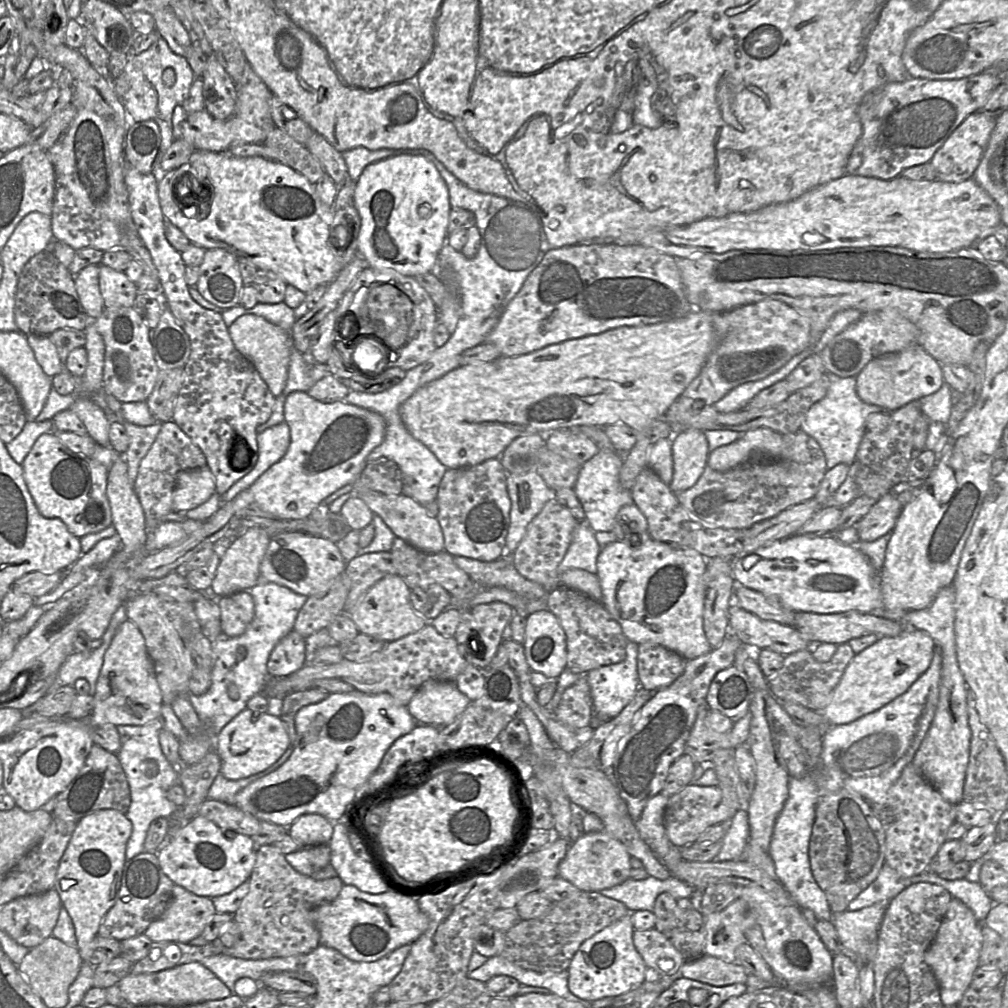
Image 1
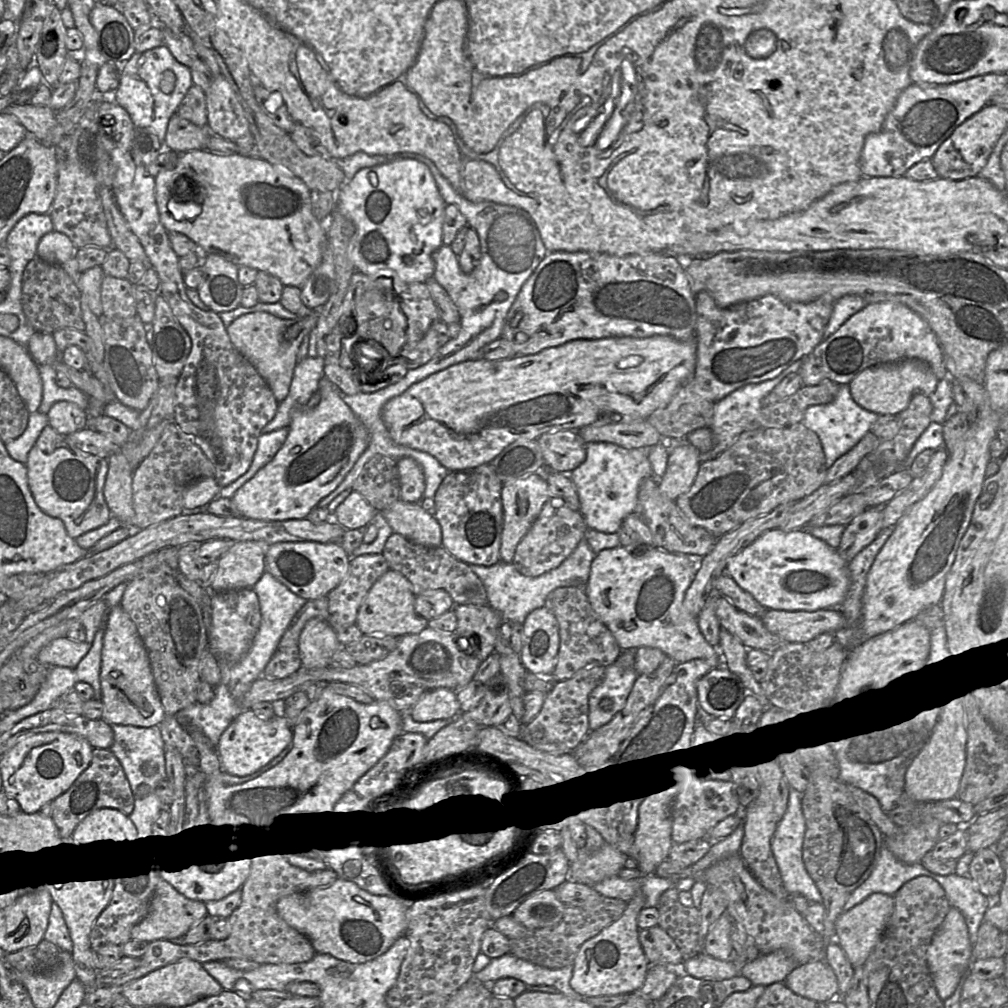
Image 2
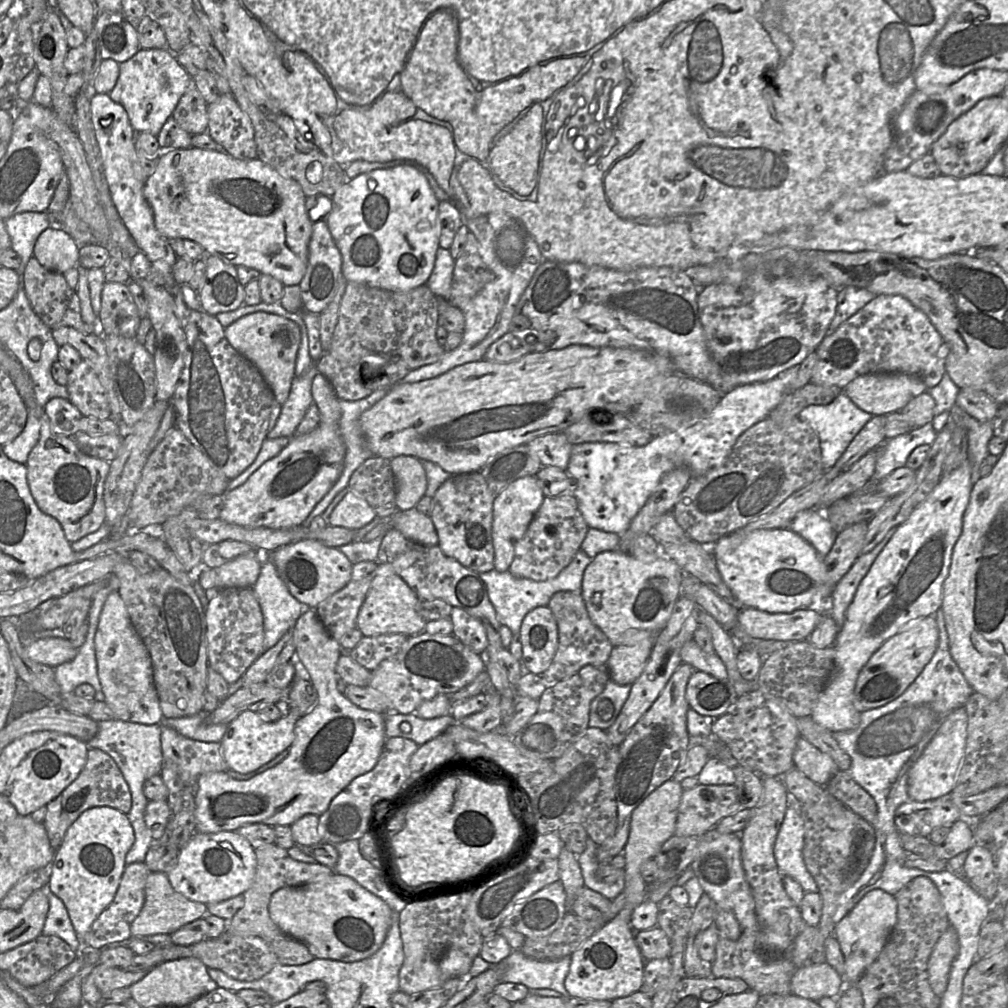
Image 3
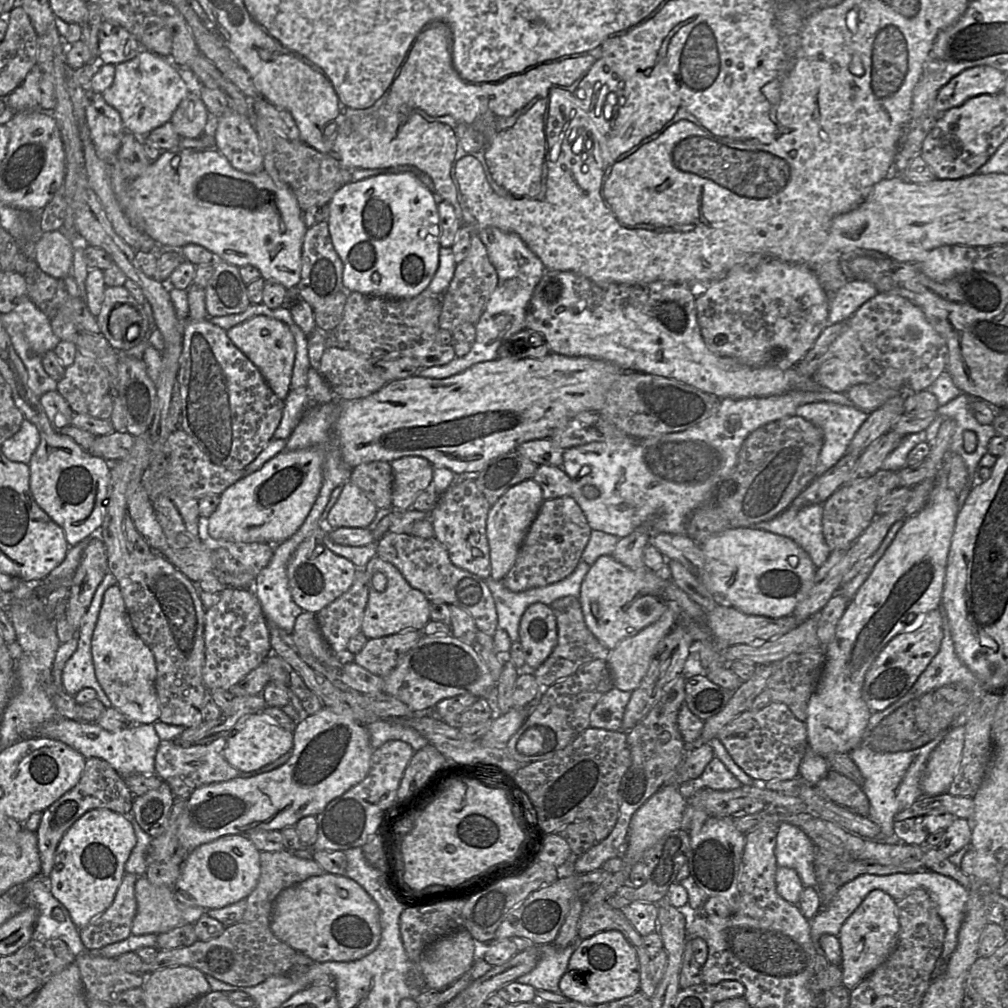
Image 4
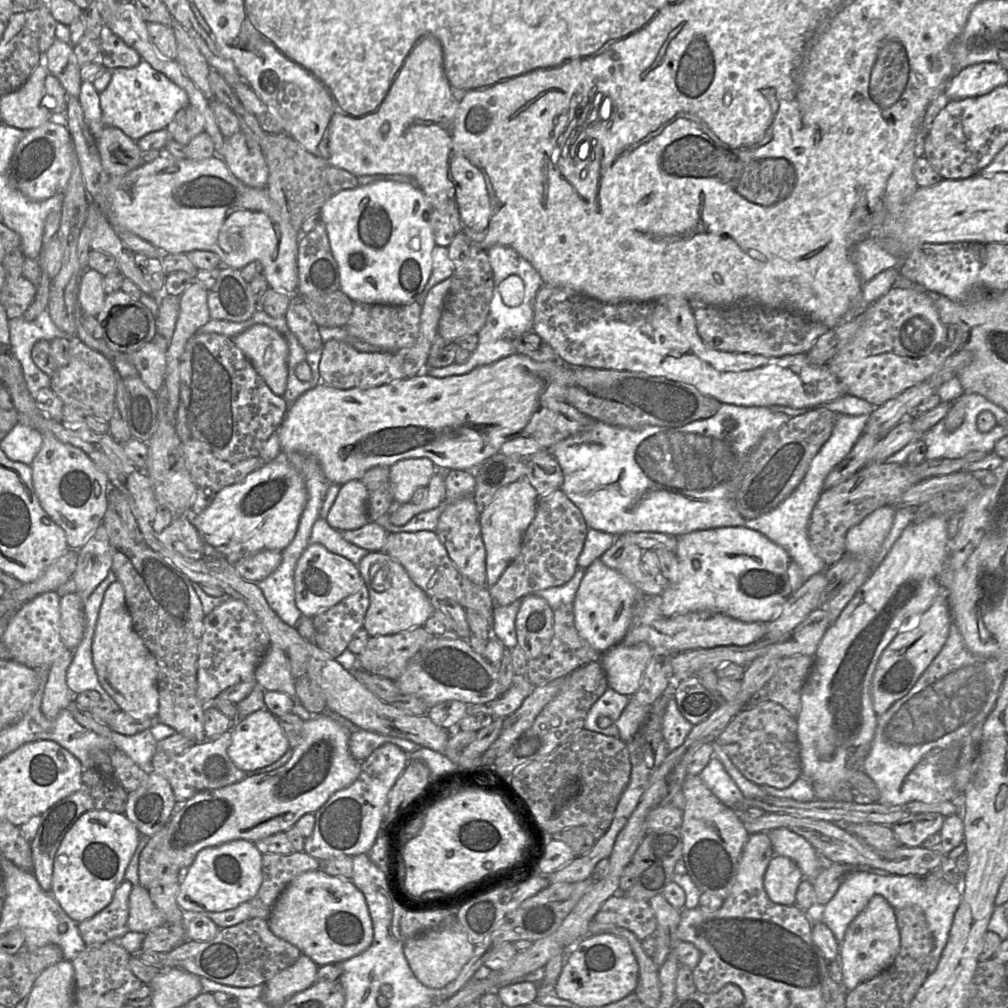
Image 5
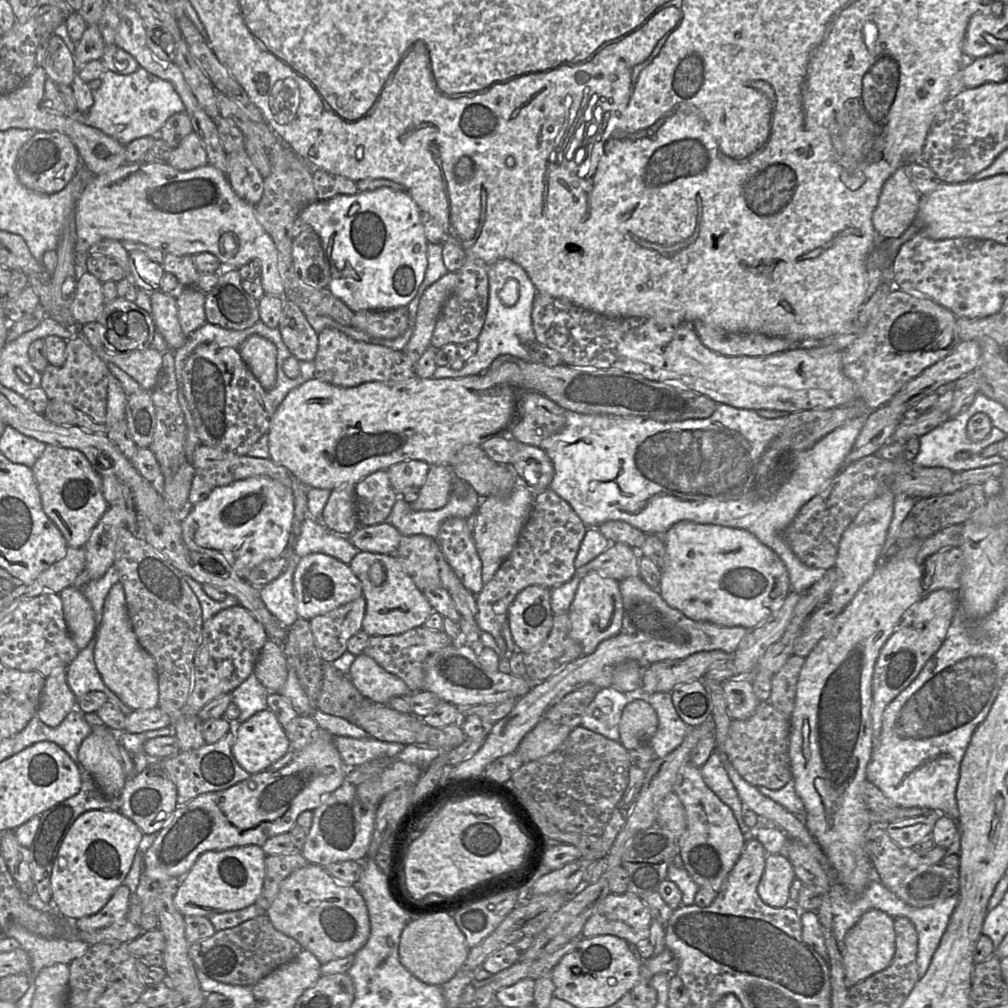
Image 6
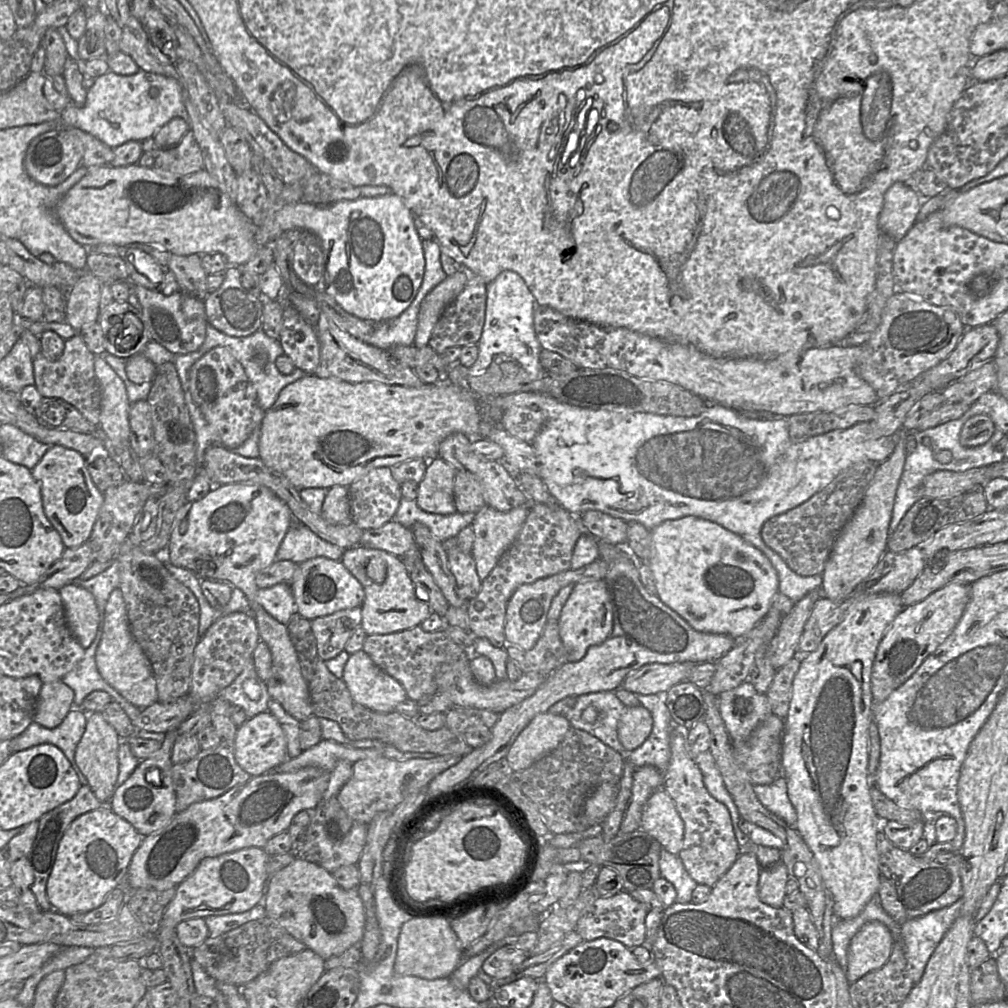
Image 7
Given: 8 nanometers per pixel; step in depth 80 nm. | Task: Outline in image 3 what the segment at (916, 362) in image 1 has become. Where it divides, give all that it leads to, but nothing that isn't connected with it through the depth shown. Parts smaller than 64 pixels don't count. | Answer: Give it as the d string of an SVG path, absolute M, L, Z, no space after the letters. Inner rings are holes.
M870 373L853 379L843 389L849 399L861 410L873 416L900 411L913 397L928 389L923 380L905 373Z

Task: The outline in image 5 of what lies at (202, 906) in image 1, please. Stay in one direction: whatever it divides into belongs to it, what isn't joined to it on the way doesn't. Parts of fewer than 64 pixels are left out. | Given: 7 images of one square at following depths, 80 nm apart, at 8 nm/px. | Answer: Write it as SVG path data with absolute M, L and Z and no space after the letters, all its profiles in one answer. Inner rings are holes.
M139 884L129 896L128 928L132 932L148 933L166 924L165 915L152 902L149 891Z

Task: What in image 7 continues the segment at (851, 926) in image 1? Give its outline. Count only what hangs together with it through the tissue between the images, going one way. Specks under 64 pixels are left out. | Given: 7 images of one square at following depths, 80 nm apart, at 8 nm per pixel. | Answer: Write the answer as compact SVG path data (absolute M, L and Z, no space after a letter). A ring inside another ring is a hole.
M879 921L864 924L850 942L846 968L849 983L881 968L890 957L893 944L894 936L885 924Z

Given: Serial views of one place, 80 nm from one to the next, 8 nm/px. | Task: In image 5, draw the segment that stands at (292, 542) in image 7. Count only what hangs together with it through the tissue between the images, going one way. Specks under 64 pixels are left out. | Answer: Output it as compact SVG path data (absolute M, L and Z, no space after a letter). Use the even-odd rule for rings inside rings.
M318 518L313 524L309 543L321 544L331 553L340 555L358 565L361 559L369 553L344 539L342 532L329 526L323 518Z

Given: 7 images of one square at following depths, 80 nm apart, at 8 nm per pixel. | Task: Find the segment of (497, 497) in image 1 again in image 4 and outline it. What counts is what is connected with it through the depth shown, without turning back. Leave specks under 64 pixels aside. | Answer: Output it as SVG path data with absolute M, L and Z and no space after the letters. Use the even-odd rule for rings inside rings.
M474 478L458 479L437 498L430 511L430 521L437 540L445 547L451 562L486 580L490 577L489 544L486 534L487 516L491 505L477 488Z

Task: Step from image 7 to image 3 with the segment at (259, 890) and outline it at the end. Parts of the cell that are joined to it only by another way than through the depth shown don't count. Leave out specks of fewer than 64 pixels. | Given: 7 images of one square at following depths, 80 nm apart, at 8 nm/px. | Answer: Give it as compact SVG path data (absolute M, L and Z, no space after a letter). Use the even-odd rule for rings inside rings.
M221 831L195 832L179 853L176 866L166 875L173 889L187 899L213 904L244 894L253 883L255 873L256 853L251 844L235 831Z

